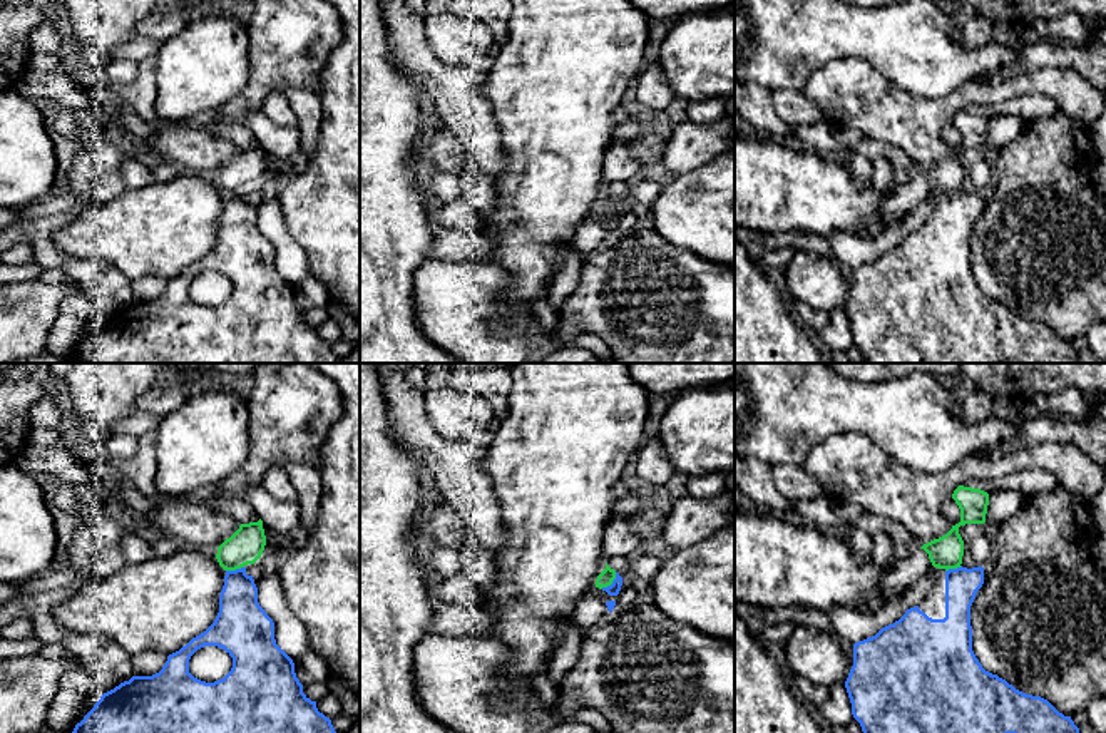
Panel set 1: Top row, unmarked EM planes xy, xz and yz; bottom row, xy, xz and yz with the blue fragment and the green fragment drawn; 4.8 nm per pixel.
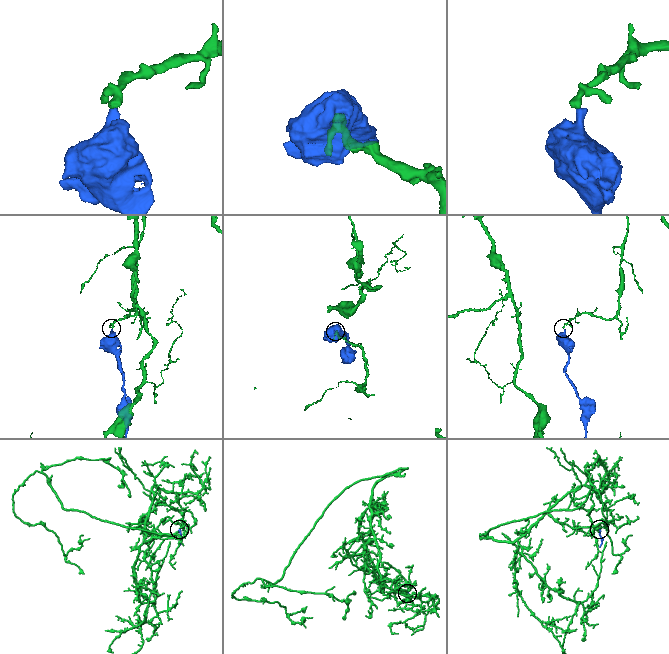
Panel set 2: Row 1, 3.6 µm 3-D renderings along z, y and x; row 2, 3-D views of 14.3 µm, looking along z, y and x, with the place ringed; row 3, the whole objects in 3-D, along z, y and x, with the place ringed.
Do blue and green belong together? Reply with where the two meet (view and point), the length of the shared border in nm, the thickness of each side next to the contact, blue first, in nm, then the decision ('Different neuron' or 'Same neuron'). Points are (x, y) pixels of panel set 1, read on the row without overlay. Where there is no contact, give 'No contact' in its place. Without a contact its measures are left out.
Touches blue at xz (613, 208). Shared border 110 nm. Thickness 60 nm (blue) against 70 nm. Different neuron

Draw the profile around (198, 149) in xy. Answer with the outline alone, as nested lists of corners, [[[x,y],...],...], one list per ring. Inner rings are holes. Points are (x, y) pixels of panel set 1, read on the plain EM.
[[[176,122],[154,129],[156,132],[139,146],[164,161],[184,166],[192,174],[219,172],[241,151],[229,141],[218,137],[211,126],[186,127]]]

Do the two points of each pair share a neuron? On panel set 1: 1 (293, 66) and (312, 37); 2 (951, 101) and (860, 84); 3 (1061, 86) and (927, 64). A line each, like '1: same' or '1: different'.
1: same
2: same
3: different

